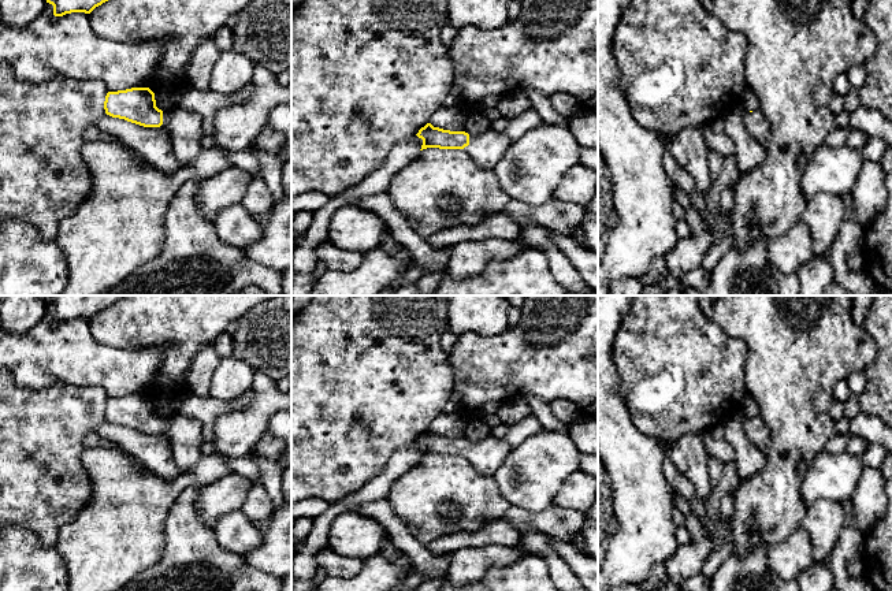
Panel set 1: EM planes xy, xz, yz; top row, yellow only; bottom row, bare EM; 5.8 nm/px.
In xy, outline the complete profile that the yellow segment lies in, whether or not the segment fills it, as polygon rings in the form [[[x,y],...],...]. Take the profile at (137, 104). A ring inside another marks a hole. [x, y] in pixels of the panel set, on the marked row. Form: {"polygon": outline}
{"polygon": [[[149,88],[108,92],[104,109],[112,118],[166,130],[182,167],[190,166],[205,145],[202,116],[182,107],[172,114],[163,112],[156,107],[155,93]]]}

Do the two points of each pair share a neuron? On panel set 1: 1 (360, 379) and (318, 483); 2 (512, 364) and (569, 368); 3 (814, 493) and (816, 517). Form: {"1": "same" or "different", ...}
{"1": "same", "2": "same", "3": "different"}

